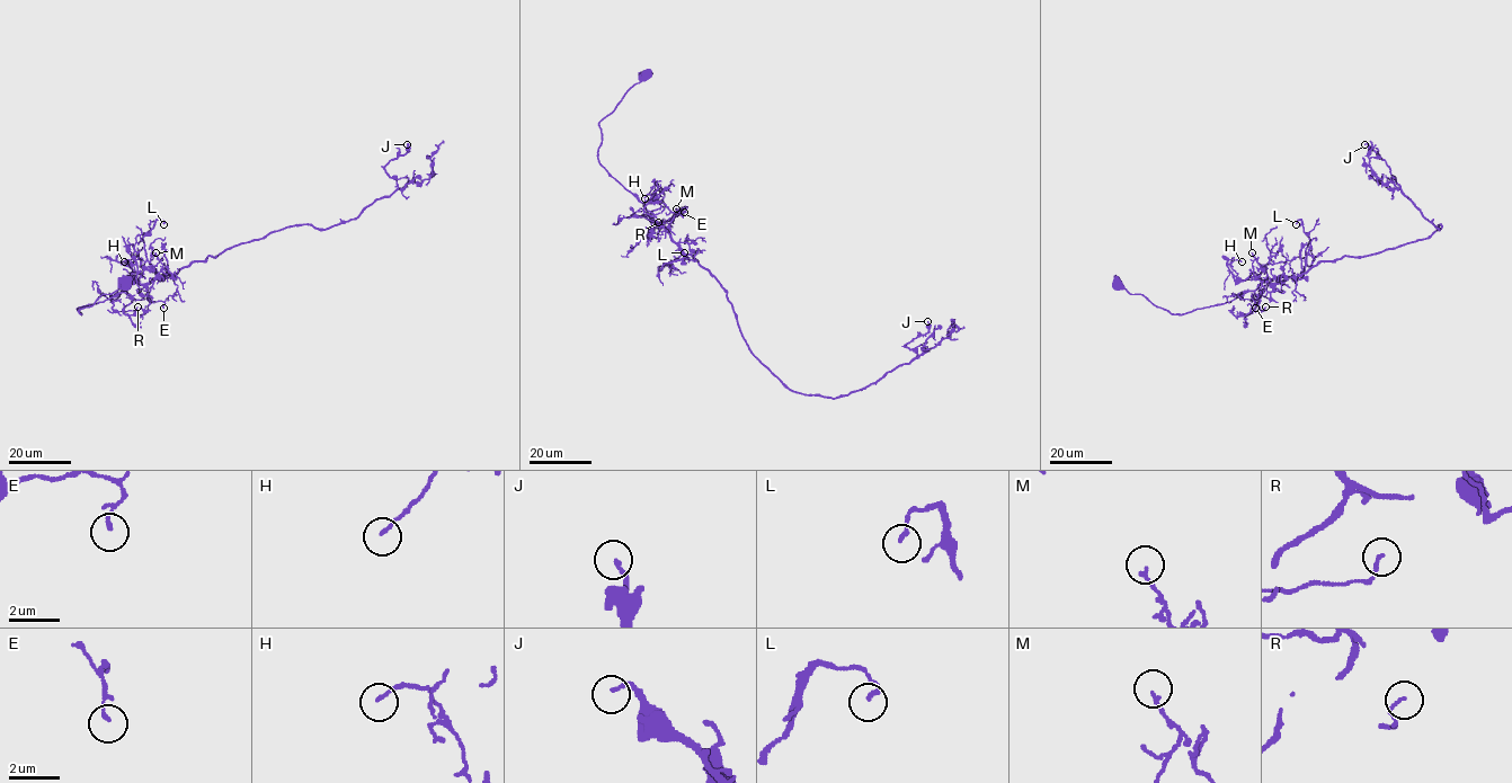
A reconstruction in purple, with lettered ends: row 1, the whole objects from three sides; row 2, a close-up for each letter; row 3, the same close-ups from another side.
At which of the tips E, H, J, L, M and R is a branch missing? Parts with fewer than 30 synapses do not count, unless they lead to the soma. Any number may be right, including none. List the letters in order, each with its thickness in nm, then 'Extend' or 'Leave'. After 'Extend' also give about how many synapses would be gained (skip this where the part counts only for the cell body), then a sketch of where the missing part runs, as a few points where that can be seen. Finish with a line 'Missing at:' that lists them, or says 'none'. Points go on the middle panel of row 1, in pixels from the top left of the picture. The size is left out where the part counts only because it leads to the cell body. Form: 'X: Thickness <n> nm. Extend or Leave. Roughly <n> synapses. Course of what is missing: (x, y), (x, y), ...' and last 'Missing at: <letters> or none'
E: Thickness 90 nm. Leave
H: Thickness 100 nm. Extend. Roughly 30 synapses. Course of what is missing: (645, 198), (639, 213), (629, 210), (614, 214)
J: Thickness 140 nm. Leave
L: Thickness 140 nm. Leave
M: Thickness 130 nm. Leave
R: Thickness 110 nm. Leave
Missing at: H

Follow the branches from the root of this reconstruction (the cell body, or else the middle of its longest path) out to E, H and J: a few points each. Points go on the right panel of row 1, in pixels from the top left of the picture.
E: (1358, 256), (1319, 260), (1295, 278), (1262, 282), (1254, 291), (1260, 302), (1243, 314), (1254, 301), (1255, 308)
H: (1358, 256), (1319, 260), (1304, 274), (1272, 284), (1254, 272), (1239, 279), (1230, 264), (1234, 260), (1242, 261)
J: (1358, 256), (1425, 239), (1441, 227), (1439, 229), (1423, 215), (1402, 192), (1387, 162), (1364, 144)

